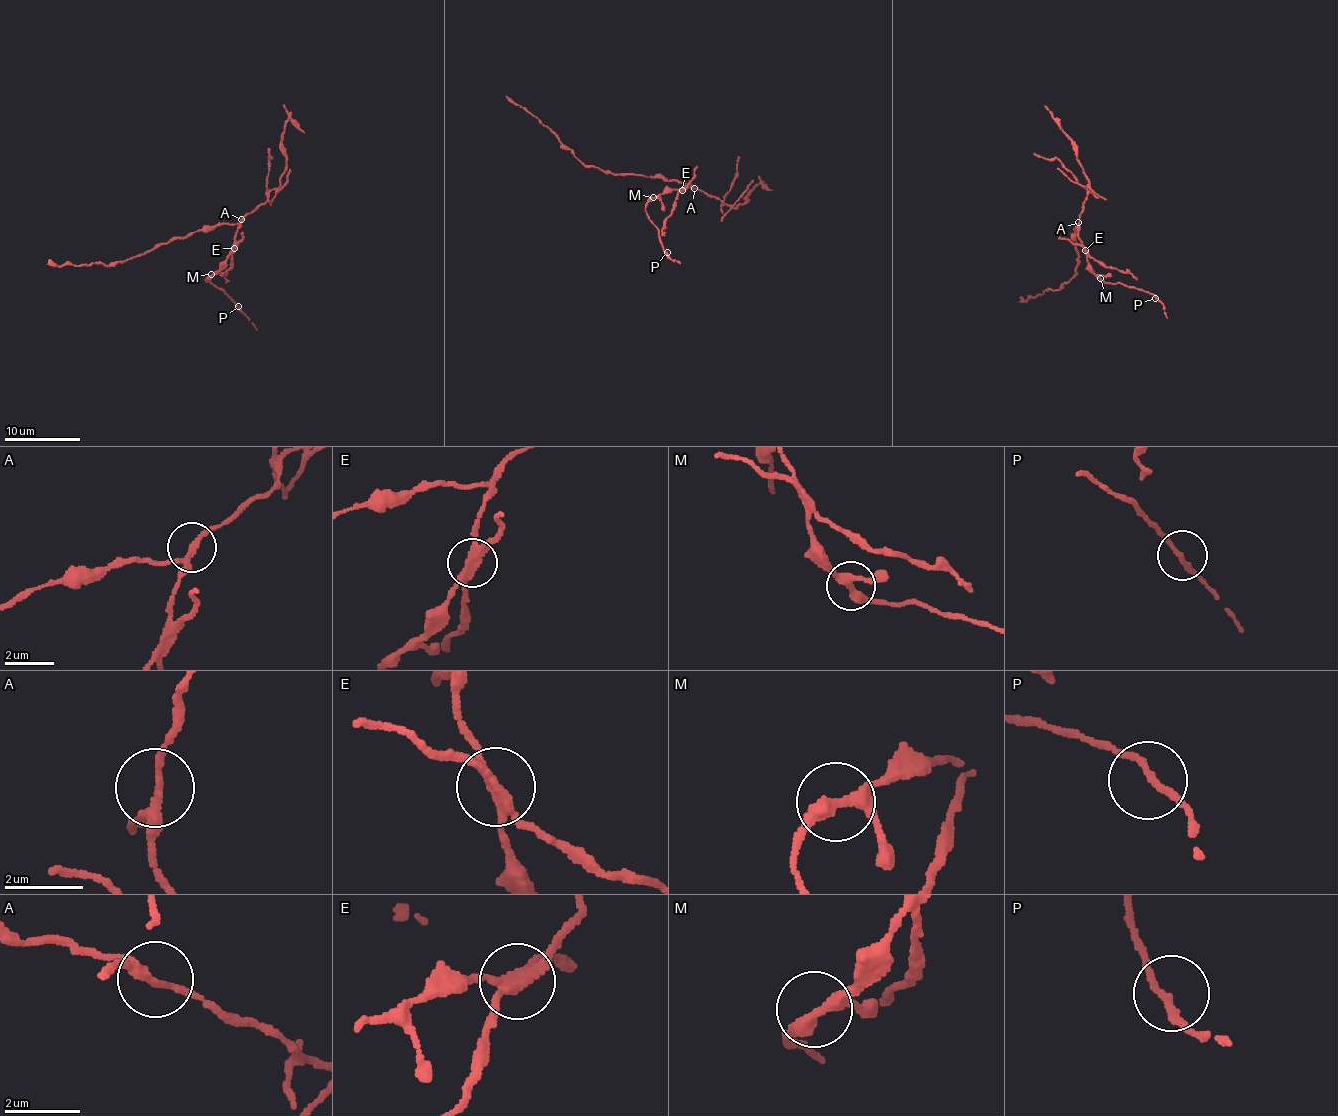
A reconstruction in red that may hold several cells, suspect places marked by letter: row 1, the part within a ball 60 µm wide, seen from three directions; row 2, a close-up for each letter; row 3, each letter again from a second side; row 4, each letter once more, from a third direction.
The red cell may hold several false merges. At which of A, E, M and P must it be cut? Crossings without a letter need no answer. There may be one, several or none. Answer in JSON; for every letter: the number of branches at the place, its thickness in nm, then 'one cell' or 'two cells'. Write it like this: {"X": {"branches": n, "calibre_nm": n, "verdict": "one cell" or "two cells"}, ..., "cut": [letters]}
{"A": {"branches": 3, "calibre_nm": 170, "verdict": "two cells"}, "E": {"branches": 4, "calibre_nm": 260, "verdict": "two cells"}, "M": {"branches": 3, "calibre_nm": 280, "verdict": "one cell"}, "P": {"branches": 2, "calibre_nm": 170, "verdict": "one cell"}, "cut": ["A", "E"]}

